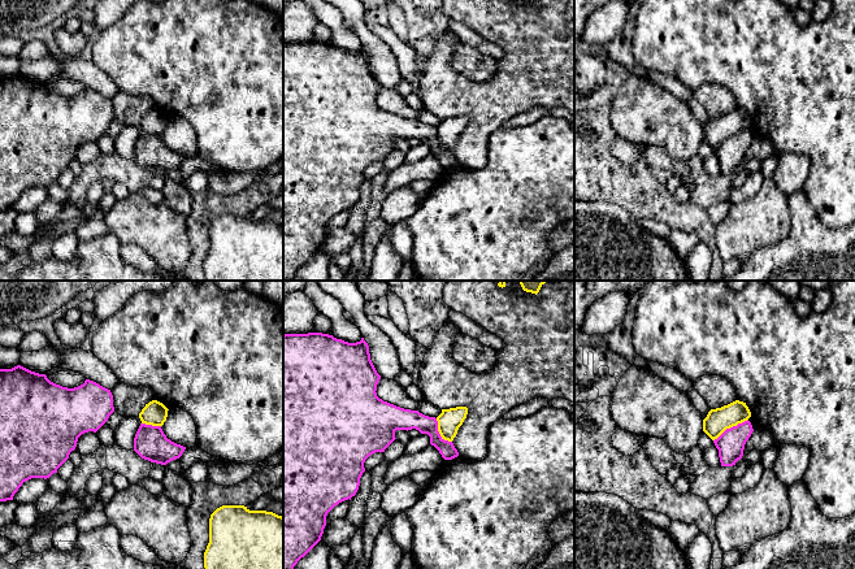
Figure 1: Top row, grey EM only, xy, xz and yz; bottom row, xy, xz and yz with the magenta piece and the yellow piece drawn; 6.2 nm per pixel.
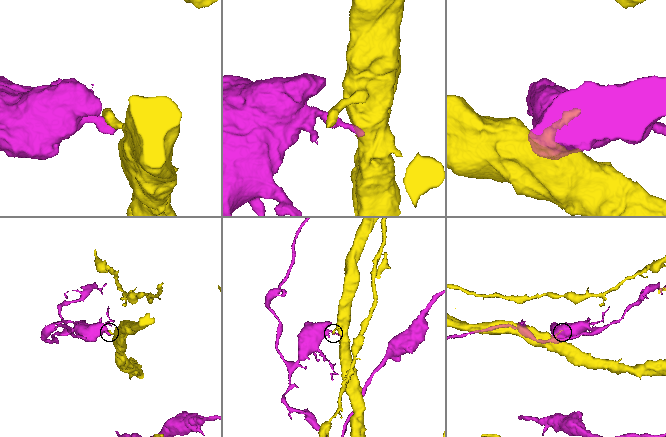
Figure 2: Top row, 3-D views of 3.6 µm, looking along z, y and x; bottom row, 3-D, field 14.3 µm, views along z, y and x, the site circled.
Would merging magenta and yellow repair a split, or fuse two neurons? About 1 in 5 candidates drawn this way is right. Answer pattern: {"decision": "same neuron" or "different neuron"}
{"decision": "different neuron"}

